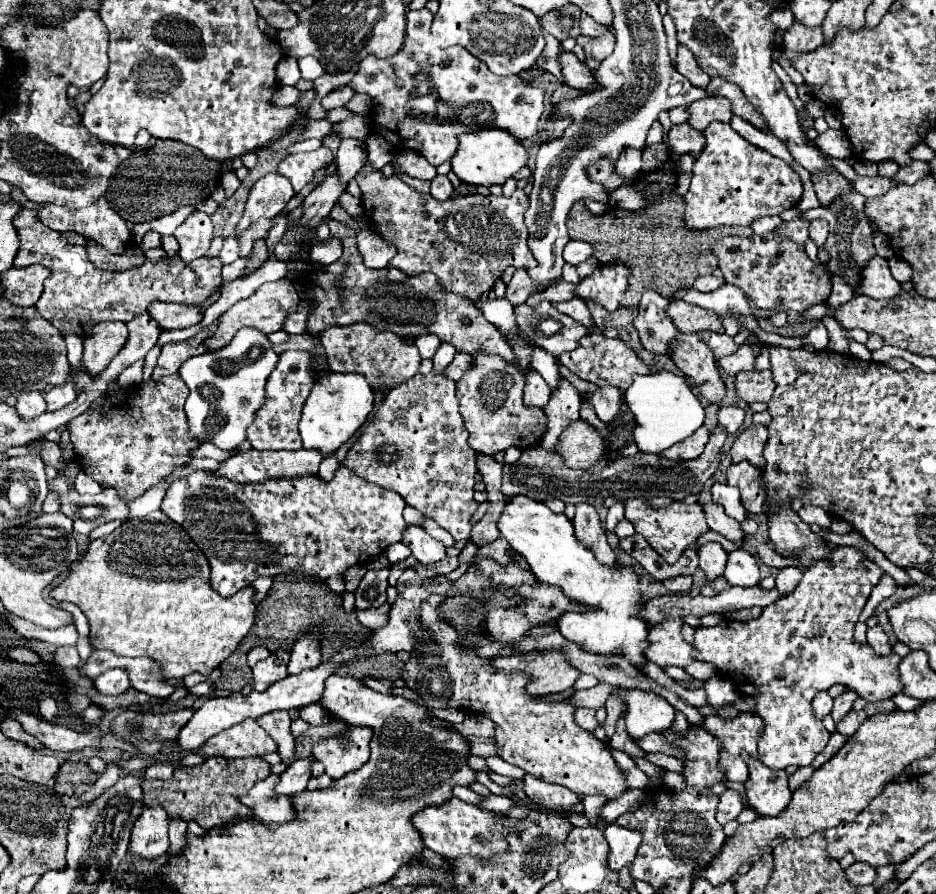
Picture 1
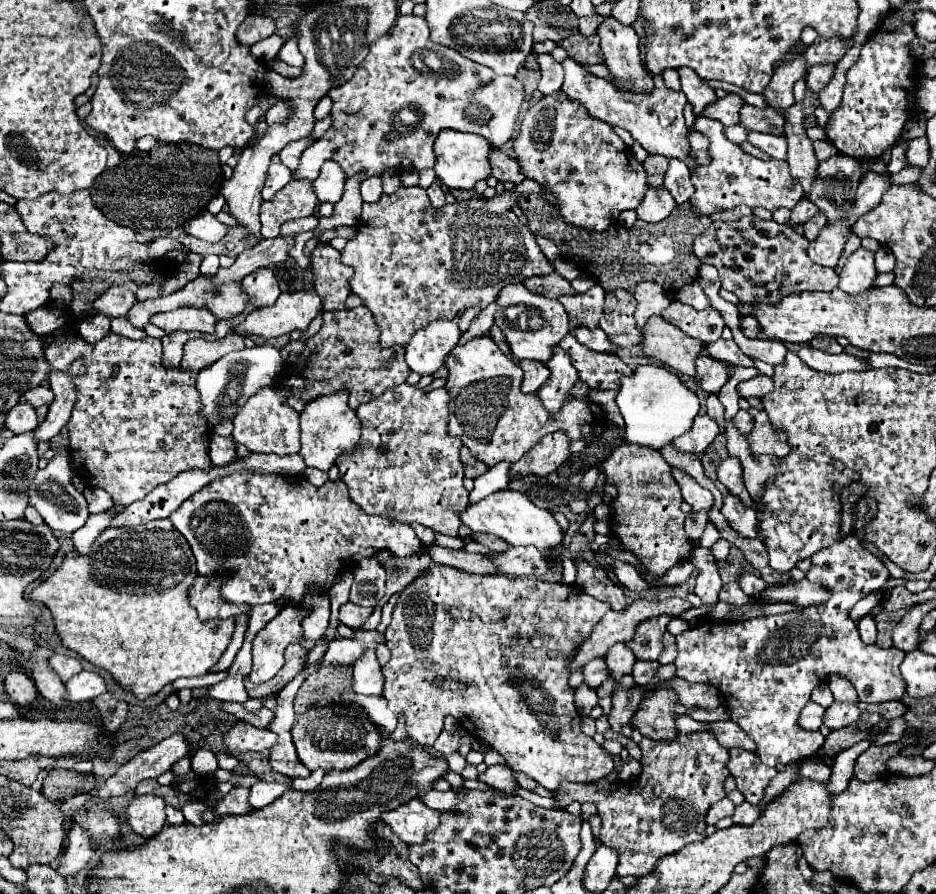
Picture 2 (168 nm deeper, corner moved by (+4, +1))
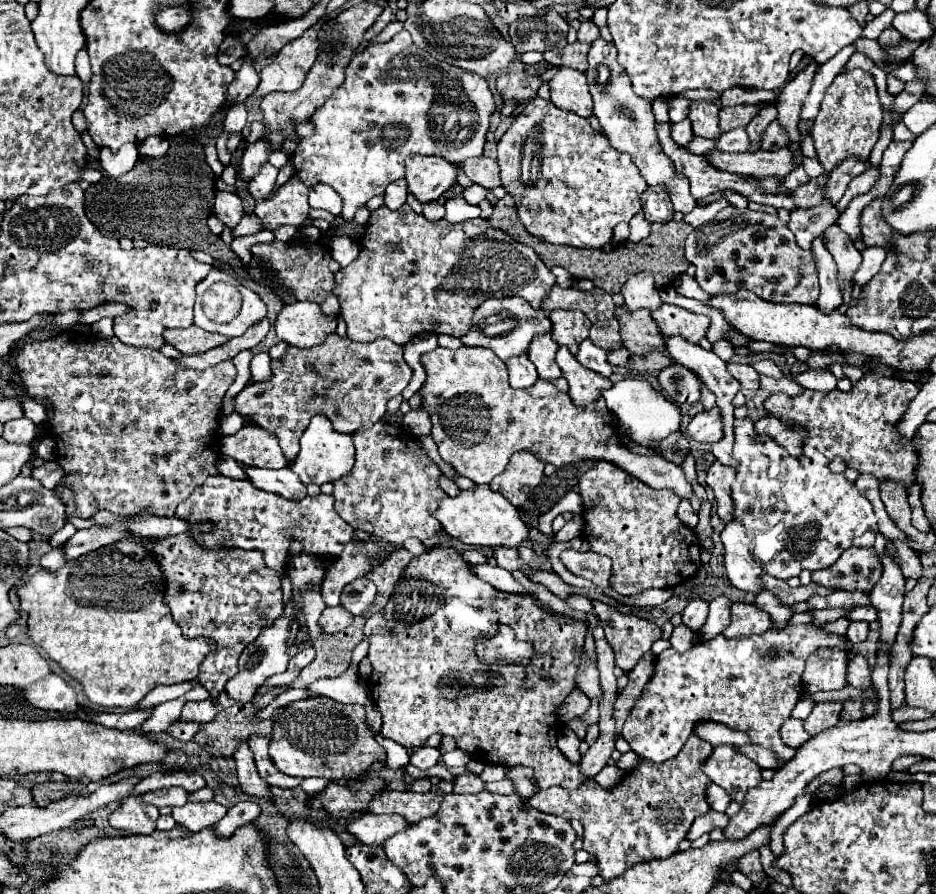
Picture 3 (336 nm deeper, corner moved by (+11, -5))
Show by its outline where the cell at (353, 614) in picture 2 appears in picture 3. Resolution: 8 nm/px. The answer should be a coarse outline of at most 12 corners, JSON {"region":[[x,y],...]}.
{"region":[[341,606],[325,608],[321,626],[327,634],[351,626],[355,616]]}

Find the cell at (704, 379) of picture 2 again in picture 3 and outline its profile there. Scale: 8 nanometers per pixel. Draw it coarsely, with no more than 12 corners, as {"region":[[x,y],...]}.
{"region":[[675,362],[659,372],[659,388],[675,404],[693,404],[699,378]]}

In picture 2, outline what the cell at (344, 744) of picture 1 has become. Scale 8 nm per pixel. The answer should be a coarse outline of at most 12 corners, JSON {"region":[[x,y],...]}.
{"region":[[310,708],[290,732],[310,772],[350,770],[382,746],[366,710]]}

